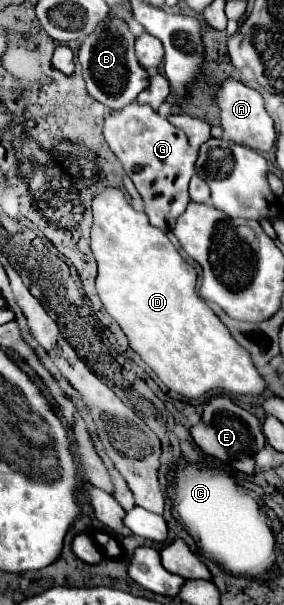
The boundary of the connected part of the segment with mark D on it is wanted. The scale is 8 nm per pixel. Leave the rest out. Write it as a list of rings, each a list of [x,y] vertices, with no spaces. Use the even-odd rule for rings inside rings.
[[[105,188],[97,198],[93,198],[91,252],[99,264],[97,294],[105,310],[121,326],[129,340],[129,346],[143,358],[143,362],[159,376],[159,380],[169,390],[185,398],[199,398],[209,390],[257,396],[265,390],[265,382],[255,370],[249,352],[241,344],[237,344],[225,324],[197,294],[195,268],[181,258],[163,230],[151,226],[149,218],[143,212],[131,208],[119,188]]]

